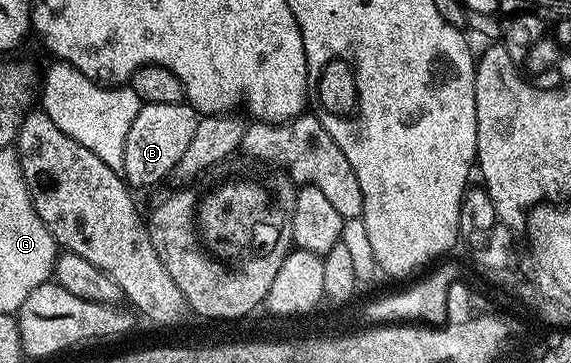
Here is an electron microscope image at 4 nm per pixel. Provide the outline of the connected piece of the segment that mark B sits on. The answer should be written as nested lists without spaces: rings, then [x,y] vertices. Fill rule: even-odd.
[[[141,103],[138,118],[126,134],[126,155],[123,156],[125,181],[133,189],[148,188],[159,180],[175,173],[182,154],[194,142],[194,130],[198,130],[201,117],[191,104],[145,104]],[[136,187],[136,188],[135,188]]]

